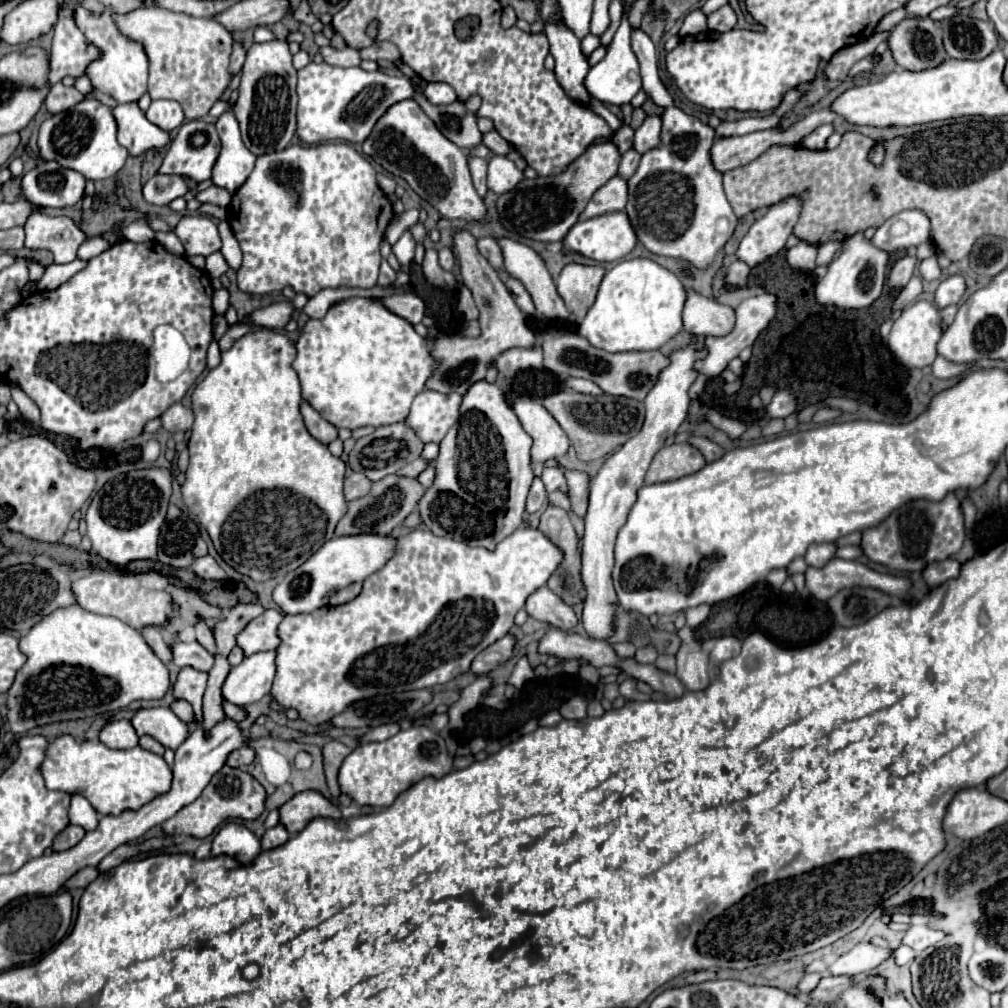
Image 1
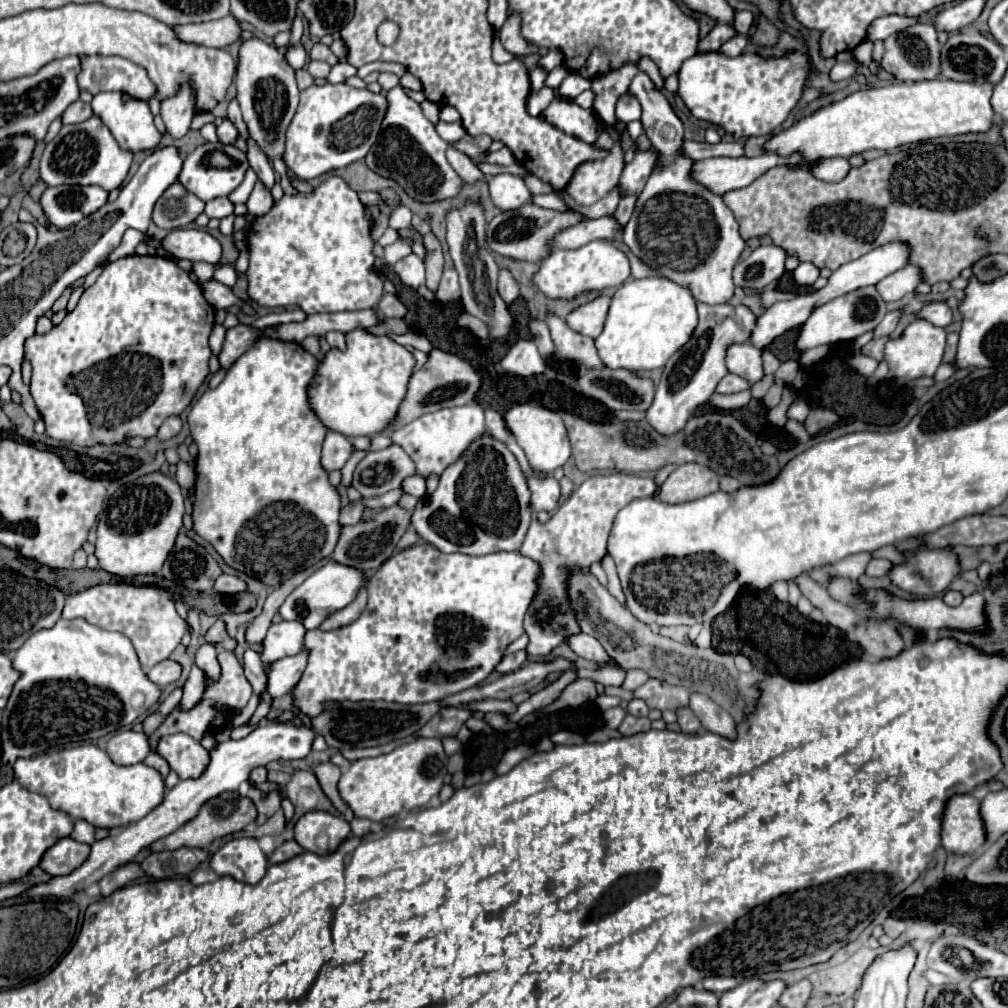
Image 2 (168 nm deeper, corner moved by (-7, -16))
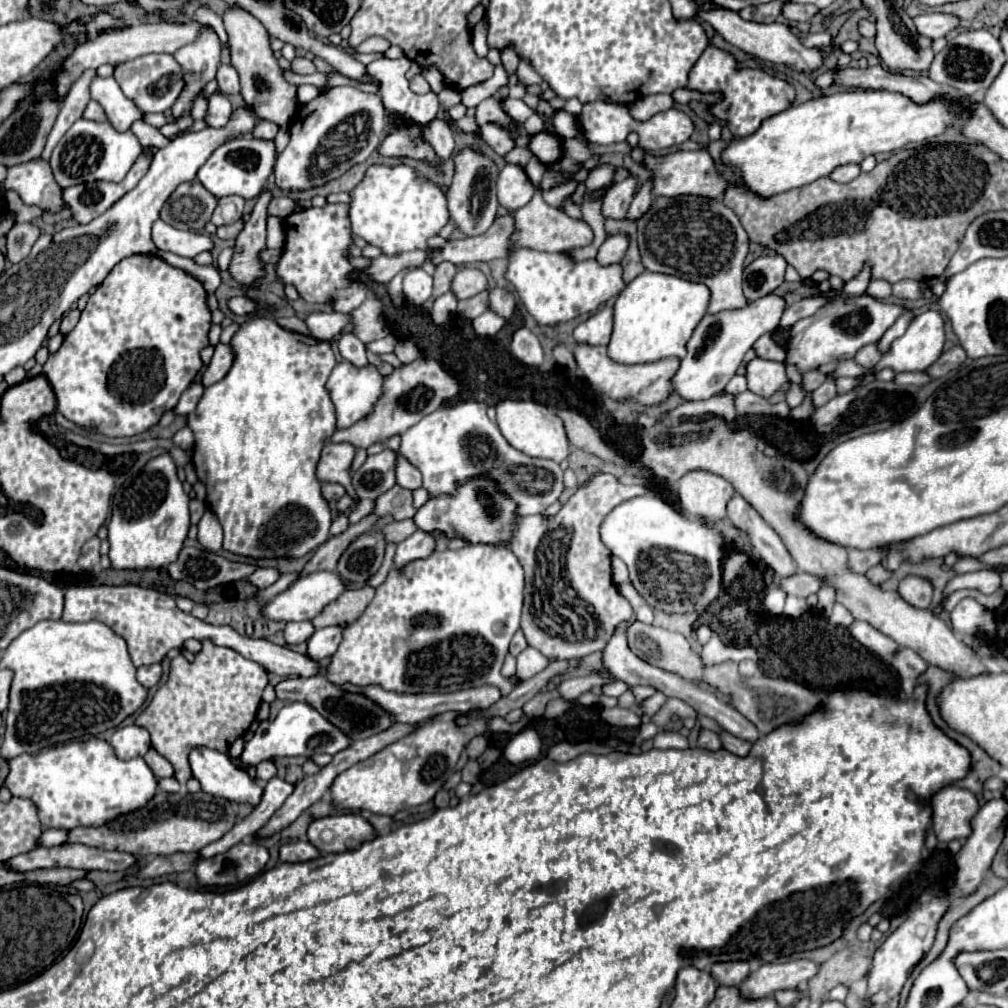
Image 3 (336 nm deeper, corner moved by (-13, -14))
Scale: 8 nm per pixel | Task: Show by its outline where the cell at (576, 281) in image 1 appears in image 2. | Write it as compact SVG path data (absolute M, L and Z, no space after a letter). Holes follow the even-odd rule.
M599 296L591 302L587 302L585 306L579 306L577 310L573 310L565 322L569 328L573 328L575 332L589 336L589 338L597 338L603 330L605 318L607 318L607 310L609 310L609 296Z

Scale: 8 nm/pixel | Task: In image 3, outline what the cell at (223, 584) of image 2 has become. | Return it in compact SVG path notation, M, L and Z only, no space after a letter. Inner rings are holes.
M259 568L259 570L255 570L247 580L249 580L253 586L257 586L259 590L263 590L263 588L271 586L277 578L279 578L279 572L277 572L277 570L273 570L273 568Z

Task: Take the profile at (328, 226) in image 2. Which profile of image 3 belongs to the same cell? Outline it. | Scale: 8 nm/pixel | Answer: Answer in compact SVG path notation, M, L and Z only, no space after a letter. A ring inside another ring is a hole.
M337 202L323 208L311 206L299 212L291 212L287 218L283 218L283 230L285 244L283 254L275 264L275 272L285 286L295 286L303 300L327 304L335 312L353 312L365 302L367 294L371 292L369 286L351 278L355 268L349 256L349 246L353 246L349 204Z

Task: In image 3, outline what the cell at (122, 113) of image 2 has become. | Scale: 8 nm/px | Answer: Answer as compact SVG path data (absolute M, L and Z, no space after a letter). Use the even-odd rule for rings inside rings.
M93 78L91 98L103 106L109 122L119 132L127 132L133 122L145 118L145 112L139 110L135 102L121 92L115 78Z

